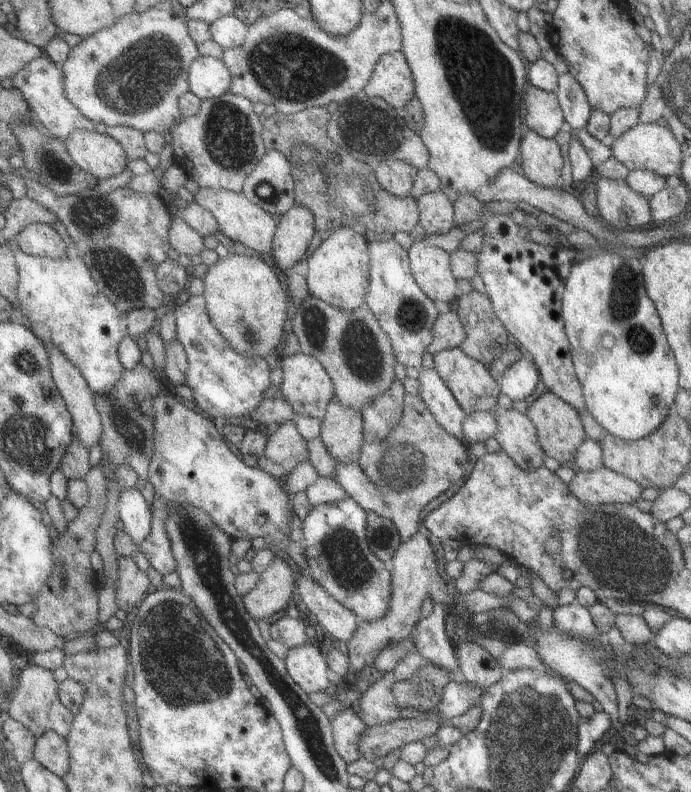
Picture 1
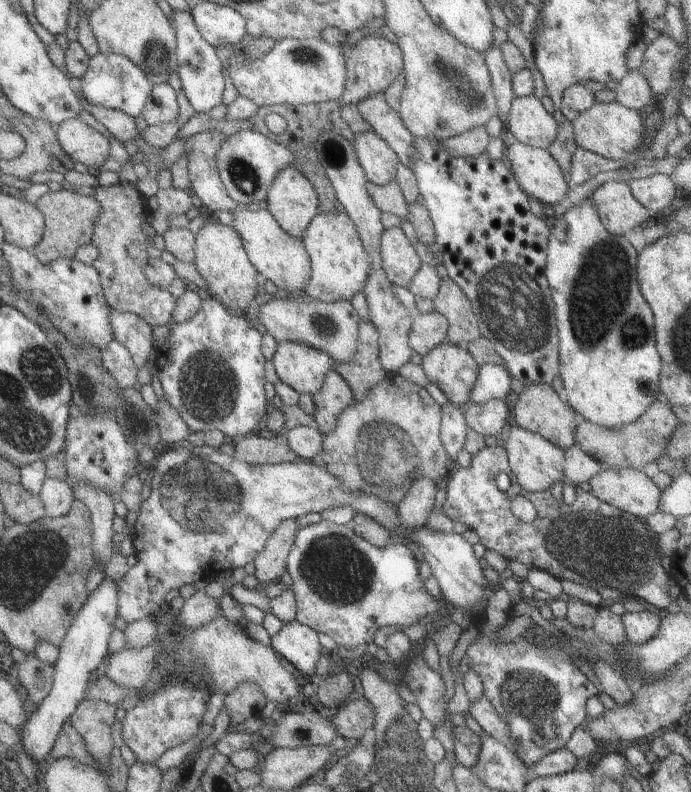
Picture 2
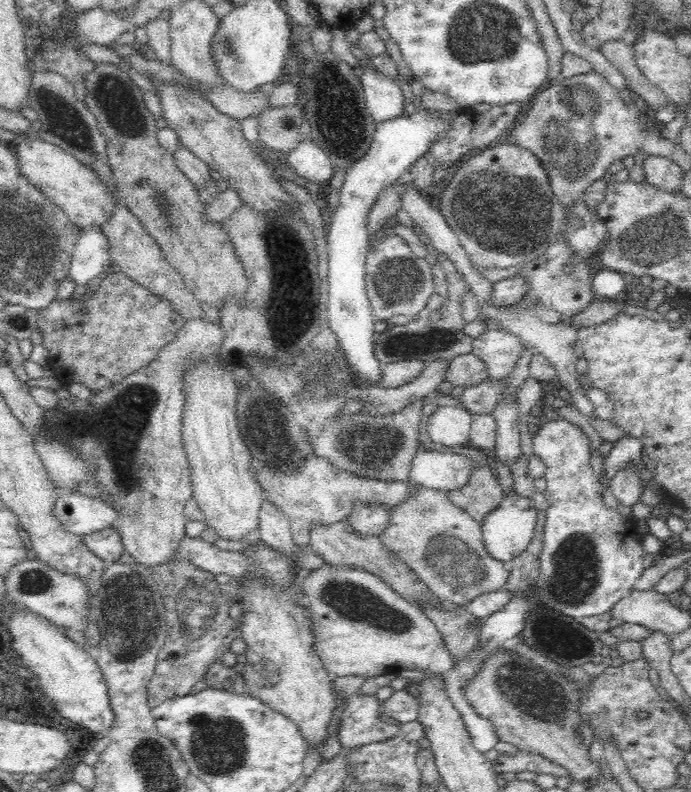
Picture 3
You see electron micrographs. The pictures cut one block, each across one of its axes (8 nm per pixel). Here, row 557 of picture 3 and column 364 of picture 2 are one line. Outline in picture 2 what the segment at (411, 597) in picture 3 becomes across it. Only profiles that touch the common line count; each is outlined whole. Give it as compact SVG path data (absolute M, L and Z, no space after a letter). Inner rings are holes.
M371 322L358 324L358 348L350 362L340 362L333 369L351 388L354 400L364 400L377 384L382 384L386 370L379 358L378 332Z

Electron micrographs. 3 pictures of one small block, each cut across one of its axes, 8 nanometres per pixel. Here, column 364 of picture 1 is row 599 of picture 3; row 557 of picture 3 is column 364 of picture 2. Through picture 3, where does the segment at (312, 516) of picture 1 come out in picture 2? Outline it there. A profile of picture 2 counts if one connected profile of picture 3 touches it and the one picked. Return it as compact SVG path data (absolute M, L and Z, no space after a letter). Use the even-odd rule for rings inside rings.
M321 519L316 524L299 527L294 546L286 559L286 570L294 582L296 620L318 634L330 636L340 647L365 647L373 642L380 628L391 625L398 629L408 627L426 616L436 615L440 608L440 602L424 586L419 561L403 542L393 539L388 545L377 547L358 536L347 524L332 524Z

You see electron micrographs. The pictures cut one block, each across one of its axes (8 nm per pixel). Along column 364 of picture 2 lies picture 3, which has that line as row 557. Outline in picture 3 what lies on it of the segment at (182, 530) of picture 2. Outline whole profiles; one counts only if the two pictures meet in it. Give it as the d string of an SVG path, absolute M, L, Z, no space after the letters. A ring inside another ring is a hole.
M510 492L505 494L500 501L498 508L495 508L481 523L481 537L488 551L488 554L497 561L505 564L514 560L518 554L522 554L532 542L536 528L536 518L538 518L538 511L536 511L534 501L525 496Z

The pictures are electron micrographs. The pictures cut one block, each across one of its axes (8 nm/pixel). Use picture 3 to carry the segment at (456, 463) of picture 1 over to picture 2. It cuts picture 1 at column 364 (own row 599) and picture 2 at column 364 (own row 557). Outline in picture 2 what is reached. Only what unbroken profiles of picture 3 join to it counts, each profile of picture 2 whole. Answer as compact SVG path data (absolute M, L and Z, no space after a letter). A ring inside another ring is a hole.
M386 371L382 384L372 388L364 400L353 400L338 416L332 432L321 434L322 448L311 461L336 476L346 492L366 492L384 504L397 507L412 488L414 480L430 478L438 486L442 484L440 478L448 474L450 458L440 442L441 410L440 404L421 384L406 380L399 371Z

